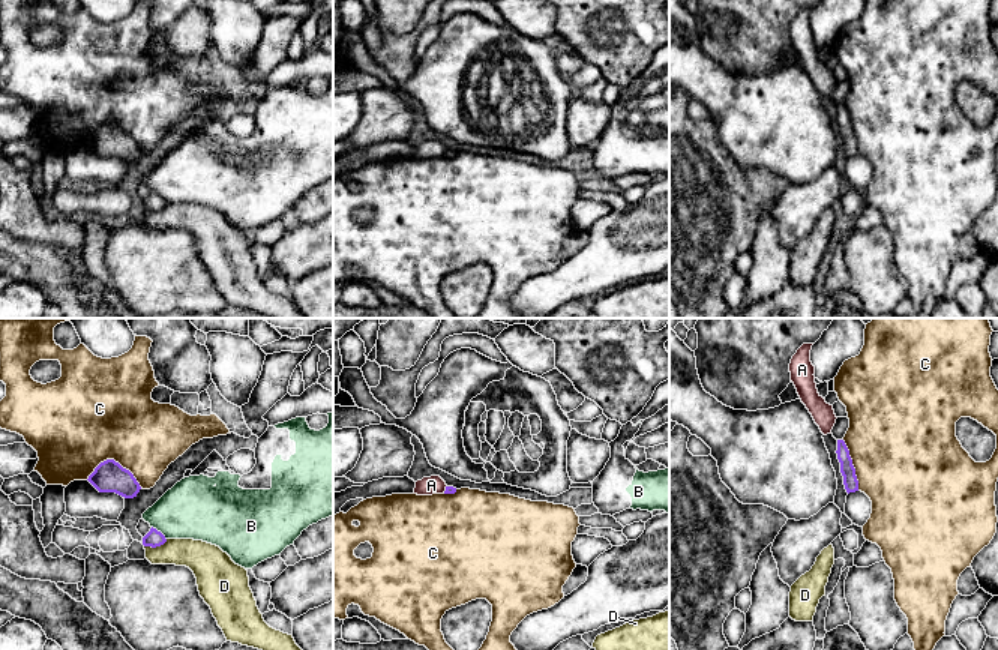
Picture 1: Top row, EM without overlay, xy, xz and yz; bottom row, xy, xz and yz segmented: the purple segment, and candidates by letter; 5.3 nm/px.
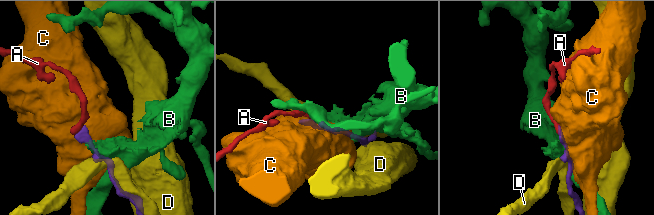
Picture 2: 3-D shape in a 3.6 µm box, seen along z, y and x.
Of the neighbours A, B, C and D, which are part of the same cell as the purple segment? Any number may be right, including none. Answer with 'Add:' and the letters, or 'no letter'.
Add: no letter

